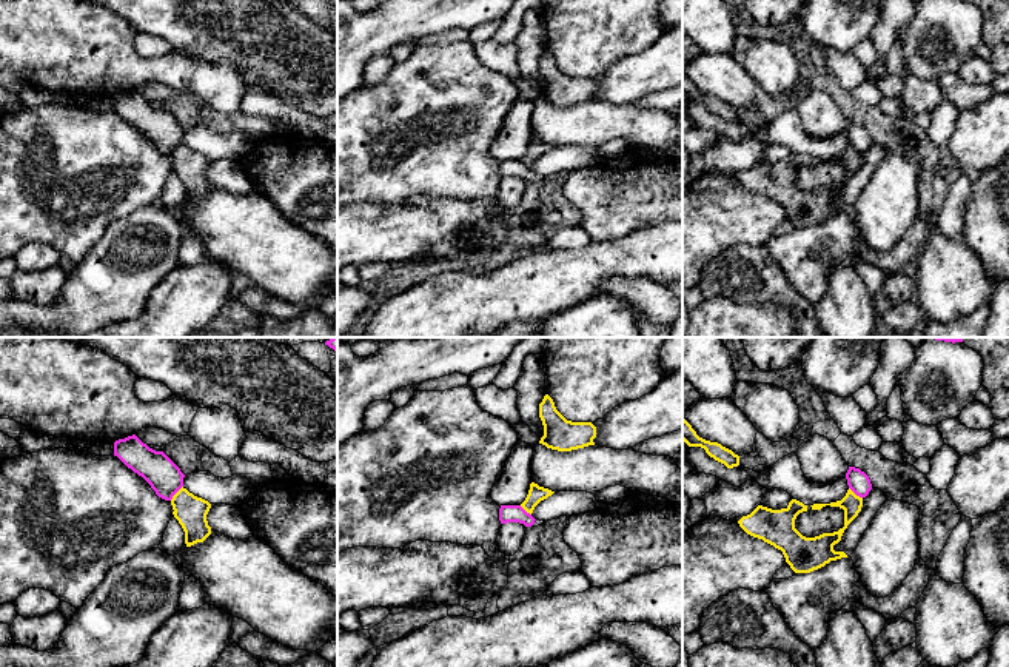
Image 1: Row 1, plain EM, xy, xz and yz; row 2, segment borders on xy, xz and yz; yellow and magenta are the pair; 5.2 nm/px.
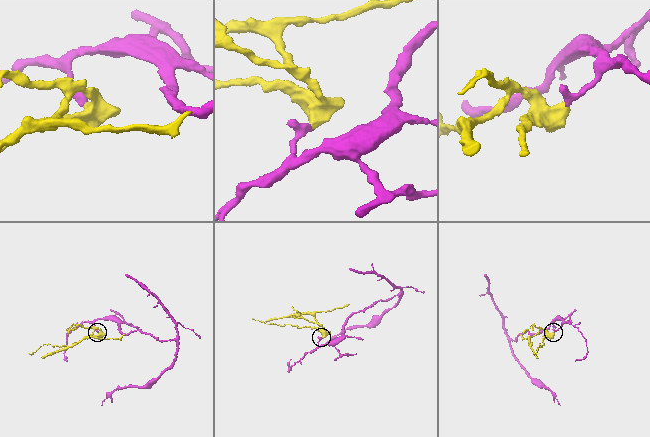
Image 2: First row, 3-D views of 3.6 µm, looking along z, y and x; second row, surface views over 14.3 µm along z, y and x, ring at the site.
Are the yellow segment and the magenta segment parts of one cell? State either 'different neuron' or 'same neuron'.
different neuron

